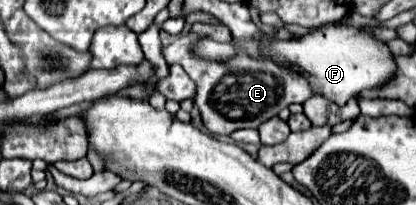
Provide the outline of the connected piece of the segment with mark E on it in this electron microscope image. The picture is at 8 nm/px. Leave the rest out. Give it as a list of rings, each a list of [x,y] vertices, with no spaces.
[[[196,23],[192,27],[190,35],[180,37],[172,45],[164,47],[162,53],[166,55],[166,61],[170,65],[172,63],[182,65],[184,71],[190,75],[190,79],[196,83],[194,103],[198,105],[198,109],[202,113],[204,127],[212,135],[230,135],[232,131],[246,129],[246,127],[258,129],[258,125],[276,117],[288,105],[304,103],[312,95],[308,83],[302,77],[286,73],[270,61],[256,61],[256,59],[250,59],[246,55],[238,55],[238,57],[230,59],[228,63],[214,63],[214,61],[196,59],[190,49],[204,35],[208,35],[216,41],[230,41],[228,27],[224,27],[224,25],[214,27],[214,25]]]

